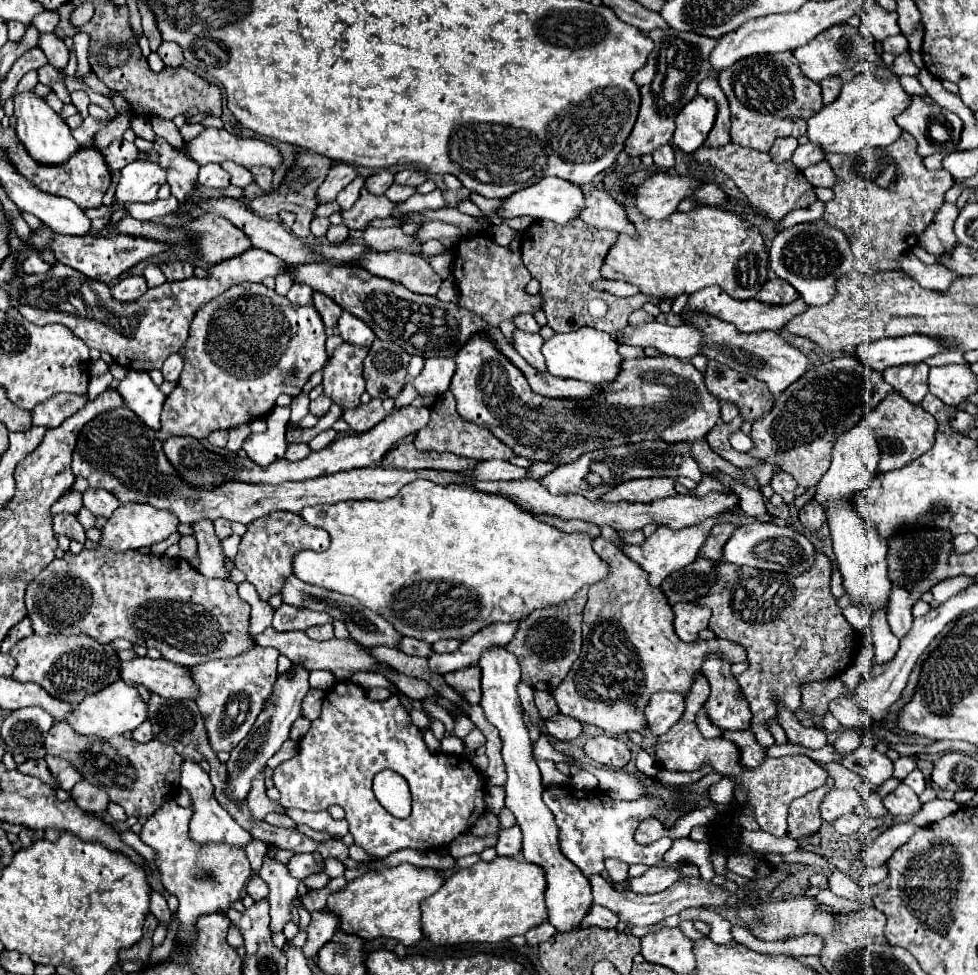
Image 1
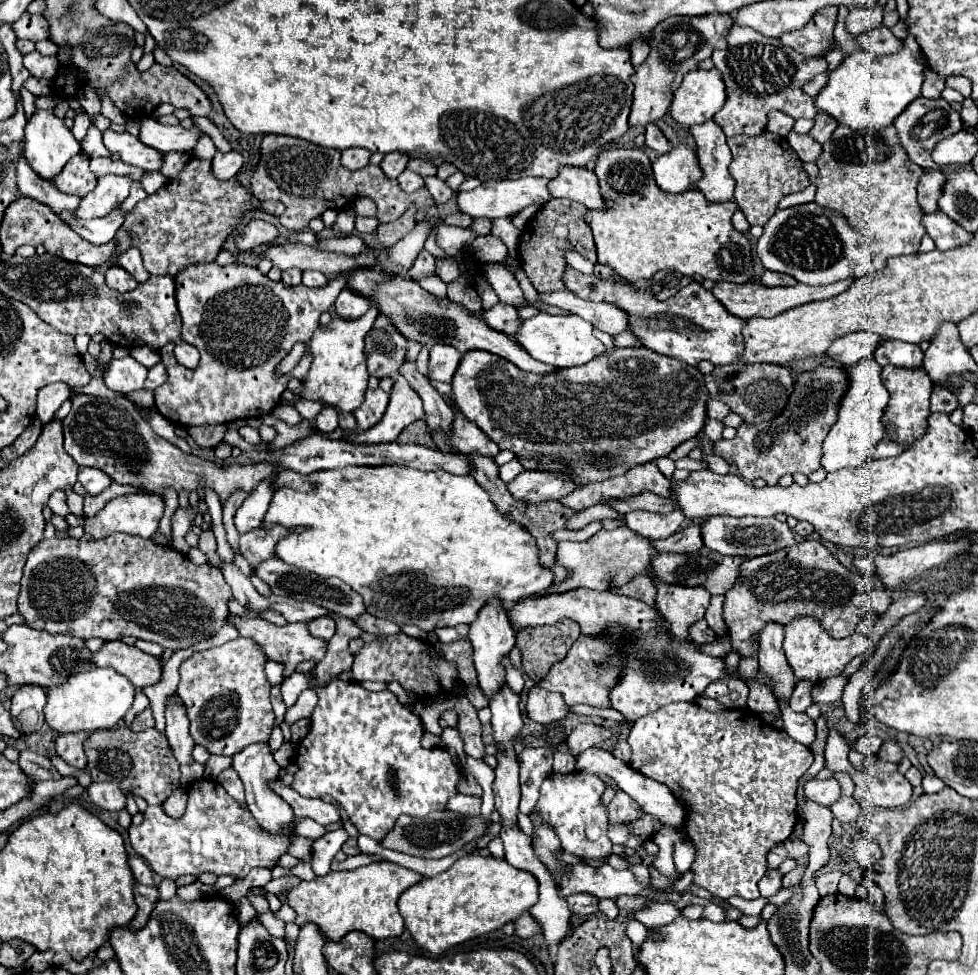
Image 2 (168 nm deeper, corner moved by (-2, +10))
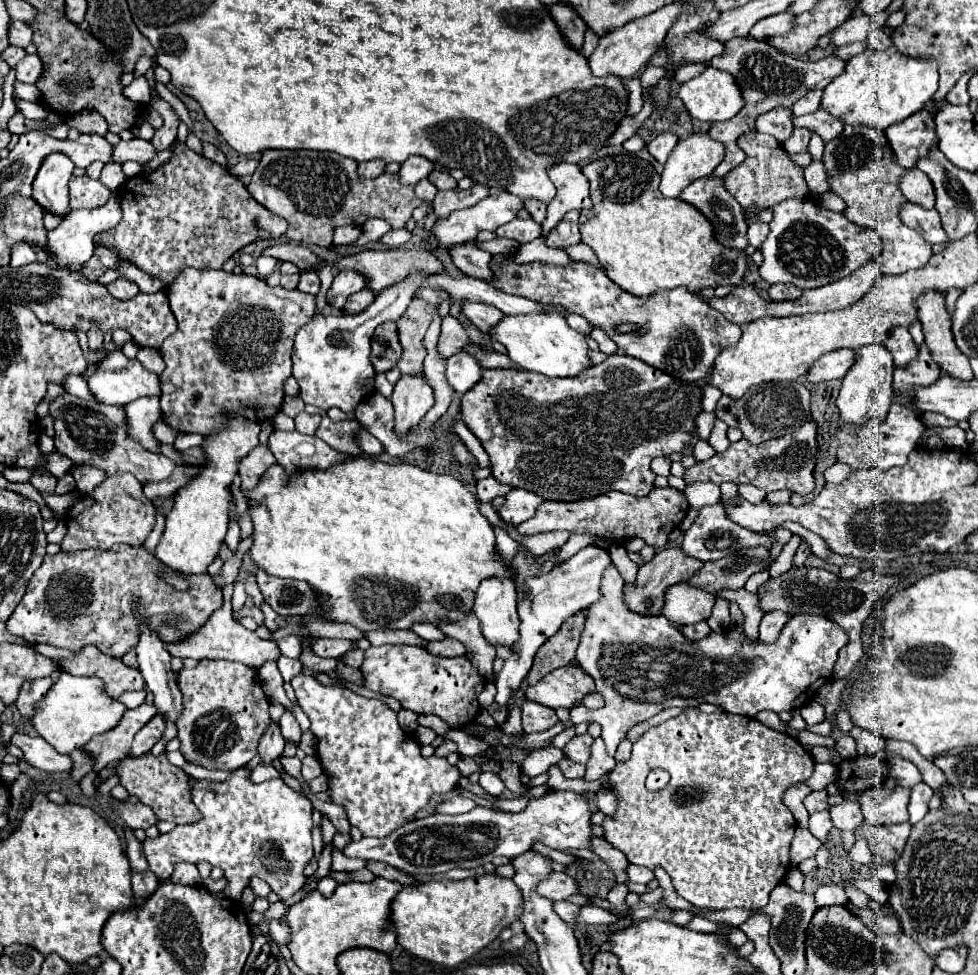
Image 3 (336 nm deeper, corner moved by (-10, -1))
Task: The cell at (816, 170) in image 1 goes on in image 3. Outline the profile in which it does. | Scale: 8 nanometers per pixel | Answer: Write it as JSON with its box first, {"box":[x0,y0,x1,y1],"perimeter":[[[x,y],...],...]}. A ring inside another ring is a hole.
{"box":[782,128,810,154],"perimeter":[[[796,128],[794,134],[790,136],[790,140],[786,140],[782,146],[784,146],[790,154],[802,154],[802,152],[808,152],[808,142],[810,142],[810,130],[806,130],[806,128]]]}

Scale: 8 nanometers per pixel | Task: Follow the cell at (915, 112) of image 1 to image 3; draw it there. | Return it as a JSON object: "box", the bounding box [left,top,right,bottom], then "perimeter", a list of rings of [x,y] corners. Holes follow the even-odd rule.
{"box":[886,110,938,170],"perimeter":[[[920,110],[914,116],[902,120],[902,124],[894,124],[886,130],[886,138],[898,156],[898,162],[910,170],[916,168],[920,158],[926,158],[930,150],[938,148],[934,114],[928,110]]]}

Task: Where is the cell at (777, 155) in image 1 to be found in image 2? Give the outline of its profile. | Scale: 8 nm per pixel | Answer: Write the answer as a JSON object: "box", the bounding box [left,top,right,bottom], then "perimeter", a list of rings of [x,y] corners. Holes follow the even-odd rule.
{"box":[766,111,794,137],"perimeter":[[[782,111],[768,113],[768,125],[766,125],[766,129],[770,133],[786,137],[792,131],[792,127],[794,127],[794,119],[790,119],[786,113],[782,113]]]}

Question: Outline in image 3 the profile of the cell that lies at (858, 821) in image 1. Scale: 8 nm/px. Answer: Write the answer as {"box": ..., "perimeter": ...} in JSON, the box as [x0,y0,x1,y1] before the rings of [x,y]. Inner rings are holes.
{"box":[830,800,864,830],"perimeter":[[[850,800],[834,806],[830,810],[830,818],[832,818],[832,822],[834,822],[834,826],[838,830],[856,830],[864,822],[860,804],[858,802],[850,802]]]}

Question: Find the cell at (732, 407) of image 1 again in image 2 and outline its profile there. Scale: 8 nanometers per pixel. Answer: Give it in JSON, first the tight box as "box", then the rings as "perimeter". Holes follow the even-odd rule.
{"box":[706,399,730,419],"perimeter":[[[708,399],[708,403],[706,403],[706,413],[708,413],[708,419],[724,419],[724,417],[730,413],[730,409],[728,409],[728,405],[722,403],[722,401]]]}

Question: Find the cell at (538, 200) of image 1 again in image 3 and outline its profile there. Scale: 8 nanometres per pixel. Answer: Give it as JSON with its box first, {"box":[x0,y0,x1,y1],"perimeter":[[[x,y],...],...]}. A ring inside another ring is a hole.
{"box":[432,192,524,246],"perimeter":[[[500,192],[500,194],[490,194],[484,200],[480,200],[478,204],[466,208],[466,210],[456,210],[452,212],[446,220],[438,220],[432,226],[432,234],[436,236],[436,240],[442,246],[456,246],[456,244],[464,244],[470,242],[478,236],[478,232],[482,230],[496,230],[498,226],[504,226],[508,222],[512,222],[514,218],[518,218],[518,212],[524,208],[524,198],[520,196],[510,196],[508,192]]]}

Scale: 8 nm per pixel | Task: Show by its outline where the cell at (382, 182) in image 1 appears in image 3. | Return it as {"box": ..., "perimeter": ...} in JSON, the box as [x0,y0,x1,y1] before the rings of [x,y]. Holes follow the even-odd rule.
{"box":[398,156,434,186],"perimeter":[[[410,156],[398,172],[400,184],[402,186],[414,186],[418,180],[426,178],[430,174],[430,170],[434,170],[434,164],[430,164],[430,160],[422,158],[422,156]]]}

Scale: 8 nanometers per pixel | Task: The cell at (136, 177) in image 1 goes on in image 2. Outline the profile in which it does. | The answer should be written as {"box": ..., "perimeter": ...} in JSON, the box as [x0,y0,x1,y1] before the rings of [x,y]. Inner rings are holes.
{"box":[74,175,132,219],"perimeter":[[[102,175],[98,177],[98,185],[86,197],[82,197],[78,209],[74,209],[74,217],[78,219],[94,219],[104,217],[112,209],[116,209],[130,191],[132,179],[118,175]]]}

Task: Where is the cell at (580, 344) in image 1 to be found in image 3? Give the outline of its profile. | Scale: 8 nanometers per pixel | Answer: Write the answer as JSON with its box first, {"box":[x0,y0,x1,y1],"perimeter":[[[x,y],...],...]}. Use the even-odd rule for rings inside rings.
{"box":[490,316,592,376],"perimeter":[[[504,316],[498,322],[490,336],[506,346],[508,356],[524,370],[540,372],[544,376],[578,376],[586,368],[592,366],[588,356],[588,342],[586,334],[572,330],[566,324],[564,316]]]}

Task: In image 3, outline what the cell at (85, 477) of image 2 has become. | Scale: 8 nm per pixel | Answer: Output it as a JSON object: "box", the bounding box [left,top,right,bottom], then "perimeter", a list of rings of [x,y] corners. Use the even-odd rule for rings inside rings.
{"box":[72,466,106,496],"perimeter":[[[74,466],[72,472],[74,472],[76,488],[84,496],[94,492],[94,488],[106,480],[106,472],[98,472],[98,468],[90,468],[90,466]]]}

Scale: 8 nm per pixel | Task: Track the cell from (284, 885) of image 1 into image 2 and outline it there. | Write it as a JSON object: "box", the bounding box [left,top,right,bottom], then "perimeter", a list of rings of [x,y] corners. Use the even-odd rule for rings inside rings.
{"box":[232,743,294,833],"perimeter":[[[268,743],[248,745],[244,751],[240,751],[240,753],[234,755],[232,767],[238,771],[238,775],[240,775],[242,783],[244,783],[244,789],[246,789],[246,805],[248,805],[248,809],[252,811],[254,819],[256,819],[262,827],[266,827],[266,829],[270,829],[270,831],[274,833],[274,831],[278,831],[282,825],[286,825],[286,823],[290,823],[290,821],[294,819],[294,813],[292,813],[292,809],[290,809],[290,805],[288,805],[282,797],[278,797],[278,795],[266,785],[270,779],[278,777],[278,771],[280,771],[278,763],[276,763],[274,757],[272,757],[272,751],[270,751]]]}

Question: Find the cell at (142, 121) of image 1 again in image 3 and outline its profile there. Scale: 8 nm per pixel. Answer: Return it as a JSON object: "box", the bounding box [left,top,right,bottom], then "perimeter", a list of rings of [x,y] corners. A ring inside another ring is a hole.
{"box":[114,138,158,164],"perimeter":[[[134,138],[130,142],[120,142],[114,148],[114,162],[122,164],[126,160],[136,160],[138,164],[148,164],[154,156],[158,154],[158,150],[154,148],[154,144],[150,140],[142,140],[142,138]]]}

